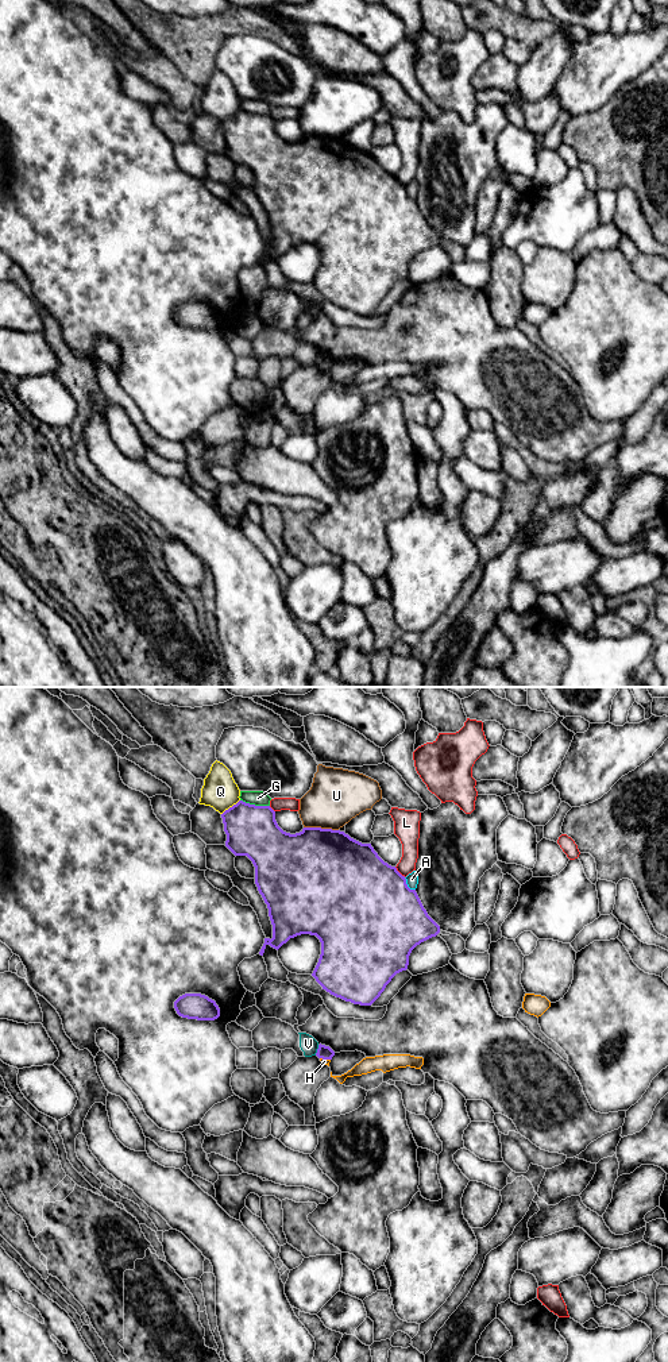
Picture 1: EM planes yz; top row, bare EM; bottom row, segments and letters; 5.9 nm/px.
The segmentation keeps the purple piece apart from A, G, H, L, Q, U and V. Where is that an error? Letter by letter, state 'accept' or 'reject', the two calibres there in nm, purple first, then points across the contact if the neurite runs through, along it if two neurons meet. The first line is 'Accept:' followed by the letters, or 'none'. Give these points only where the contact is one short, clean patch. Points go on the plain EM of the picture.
Accept: none
A: reject; calibres 500 and 80 nm
G: reject; calibres 300 and 90 nm
H: reject; calibres 80 and 30 nm; border yz (320, 366), (329, 369)
L: reject; calibres 500 and 140 nm
Q: reject; calibres 300 and 200 nm
U: reject; calibres 500 and 320 nm
V: reject; calibres 80 and 100 nm; border yz (319, 354), (315, 363)

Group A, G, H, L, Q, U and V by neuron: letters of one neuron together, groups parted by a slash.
A / G / H / L / Q / U / V

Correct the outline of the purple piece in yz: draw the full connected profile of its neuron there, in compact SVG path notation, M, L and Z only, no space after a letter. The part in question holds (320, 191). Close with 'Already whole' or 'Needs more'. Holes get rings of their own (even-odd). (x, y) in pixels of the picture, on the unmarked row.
M239 109L221 123L225 155L235 165L247 165L255 175L255 193L269 217L273 247L265 247L259 261L270 254L279 258L290 247L301 243L316 244L321 263L312 282L331 304L360 315L371 315L391 288L408 278L412 259L436 246L440 235L428 224L416 198L410 198L395 175L385 171L371 153L362 153L340 139L304 136L300 142L283 140L270 115L255 115Z. Already whole

